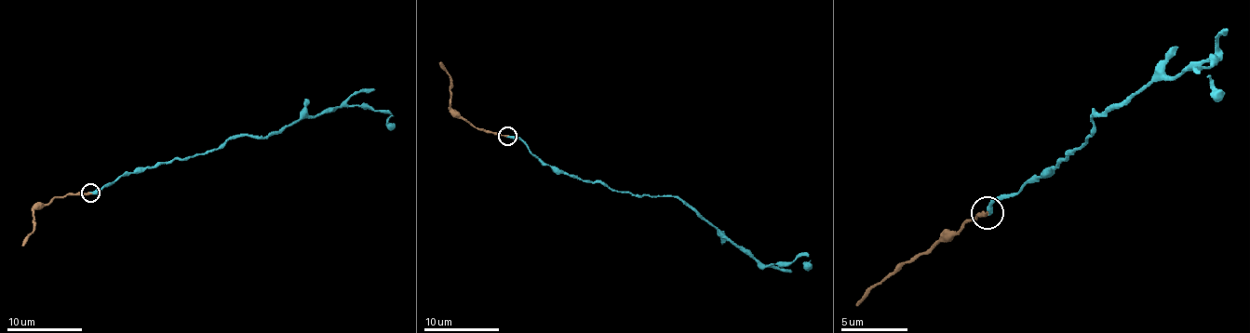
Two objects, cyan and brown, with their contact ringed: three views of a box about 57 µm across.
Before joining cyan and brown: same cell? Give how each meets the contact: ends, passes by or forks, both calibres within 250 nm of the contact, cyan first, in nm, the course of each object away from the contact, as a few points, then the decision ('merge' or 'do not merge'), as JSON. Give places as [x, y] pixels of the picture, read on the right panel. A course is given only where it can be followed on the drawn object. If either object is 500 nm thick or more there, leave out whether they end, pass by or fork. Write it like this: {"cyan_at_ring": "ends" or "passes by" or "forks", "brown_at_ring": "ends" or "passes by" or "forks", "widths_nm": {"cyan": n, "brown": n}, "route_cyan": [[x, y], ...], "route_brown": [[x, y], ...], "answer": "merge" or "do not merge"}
{"cyan_at_ring": "ends", "brown_at_ring": "ends", "widths_nm": {"cyan": 360, "brown": 200}, "route_cyan": [[987, 212], [1086, 142], [1093, 113], [1116, 109], [1156, 79], [1216, 59], [1199, 73], [1219, 102]], "route_brown": [[987, 212], [949, 232], [936, 245], [900, 261], [856, 305]], "answer": "merge"}

